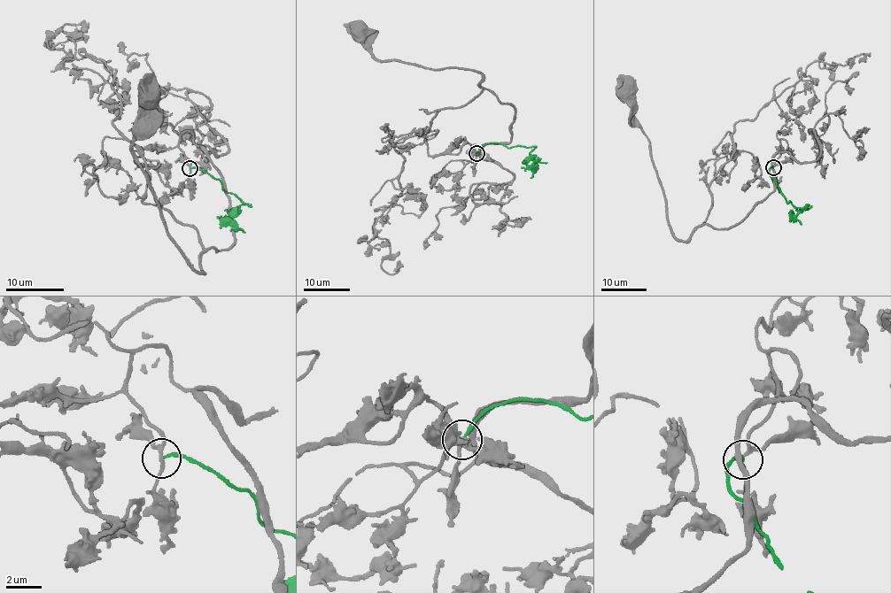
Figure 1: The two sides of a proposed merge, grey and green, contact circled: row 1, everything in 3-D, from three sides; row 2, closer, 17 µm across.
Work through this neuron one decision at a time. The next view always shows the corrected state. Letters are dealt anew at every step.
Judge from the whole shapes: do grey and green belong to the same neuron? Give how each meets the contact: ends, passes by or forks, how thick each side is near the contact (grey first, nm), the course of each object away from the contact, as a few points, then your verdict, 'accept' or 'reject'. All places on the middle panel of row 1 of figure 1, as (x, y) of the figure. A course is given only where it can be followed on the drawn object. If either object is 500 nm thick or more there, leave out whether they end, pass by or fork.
grey forks | green ends | 170/160 nm | grey via (476, 153), (462, 160), (475, 164), (484, 144), (509, 142), (512, 104), (467, 69), (380, 60), (359, 31) | green via (476, 153), (491, 142), (509, 148), (534, 148), (530, 153), (534, 166), (532, 160), (524, 161) | reject

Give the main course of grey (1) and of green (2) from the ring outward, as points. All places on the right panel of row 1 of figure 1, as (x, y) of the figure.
1: (772, 167), (784, 140), (774, 189), (748, 215), (681, 241), (626, 92)
2: (772, 167), (770, 167), (770, 173), (780, 191), (801, 211), (789, 219)

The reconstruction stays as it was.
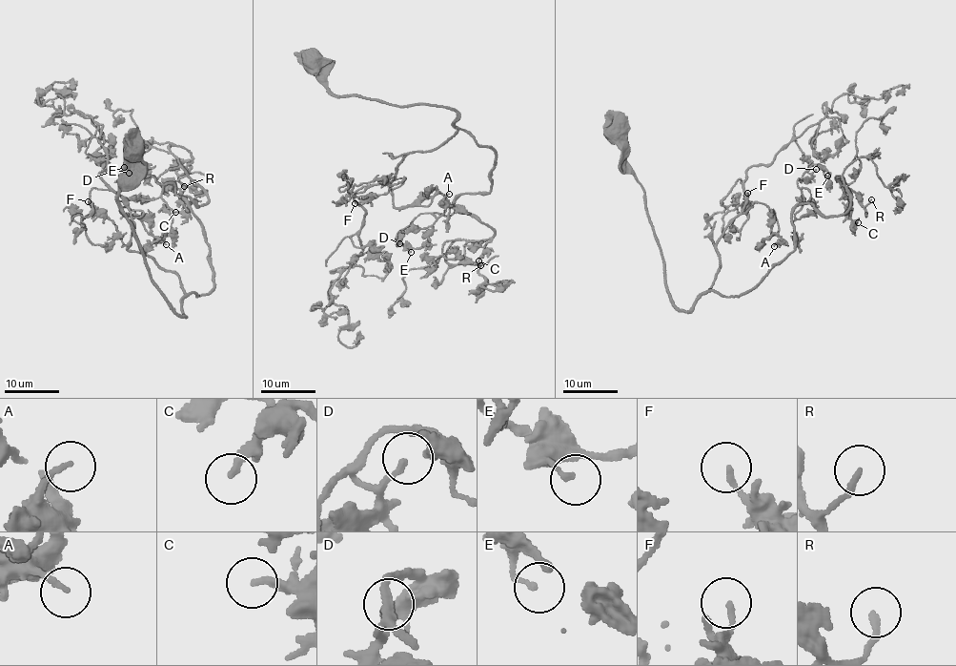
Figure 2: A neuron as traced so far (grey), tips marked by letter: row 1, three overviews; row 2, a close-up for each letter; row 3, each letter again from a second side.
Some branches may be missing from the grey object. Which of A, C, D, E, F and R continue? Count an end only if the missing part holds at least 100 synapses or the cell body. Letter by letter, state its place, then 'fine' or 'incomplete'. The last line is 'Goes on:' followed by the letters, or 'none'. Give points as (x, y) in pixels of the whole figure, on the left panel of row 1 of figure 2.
A: (166, 244) | fine
C: (175, 212) | fine
D: (124, 167) | fine
E: (129, 173) | fine
F: (88, 201) | fine
R: (184, 186) | fine
Goes on: none

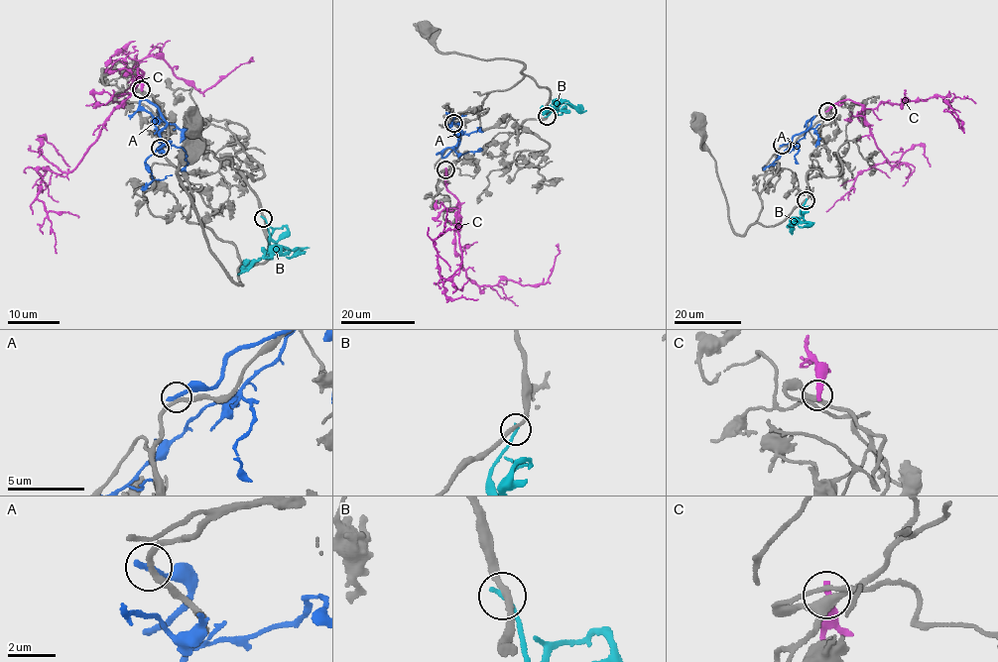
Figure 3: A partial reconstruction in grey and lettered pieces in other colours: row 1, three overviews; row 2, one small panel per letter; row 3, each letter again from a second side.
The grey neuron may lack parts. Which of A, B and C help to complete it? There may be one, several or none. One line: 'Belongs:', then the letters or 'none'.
Belongs: none

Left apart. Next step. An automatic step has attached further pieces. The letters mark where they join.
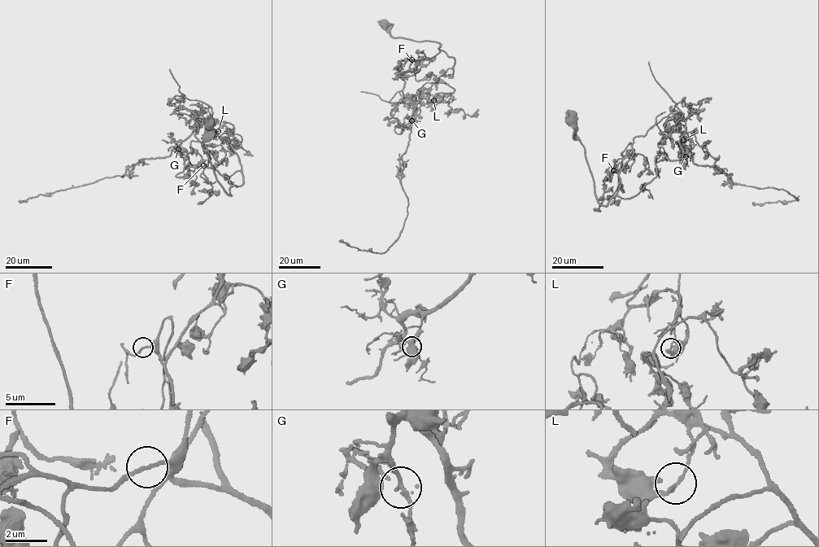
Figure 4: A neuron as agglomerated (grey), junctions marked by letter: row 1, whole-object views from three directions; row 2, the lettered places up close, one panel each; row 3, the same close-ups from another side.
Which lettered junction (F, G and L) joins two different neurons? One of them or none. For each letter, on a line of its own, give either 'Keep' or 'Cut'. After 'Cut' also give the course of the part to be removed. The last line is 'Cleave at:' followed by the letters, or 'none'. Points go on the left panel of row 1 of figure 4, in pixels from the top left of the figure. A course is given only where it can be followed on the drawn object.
F: Keep
G: Keep
L: Cut. Course of the part to remove: (219, 131), (219, 123), (207, 119), (177, 142), (171, 154), (142, 159), (123, 177), (106, 177), (19, 200)
Cleave at: L

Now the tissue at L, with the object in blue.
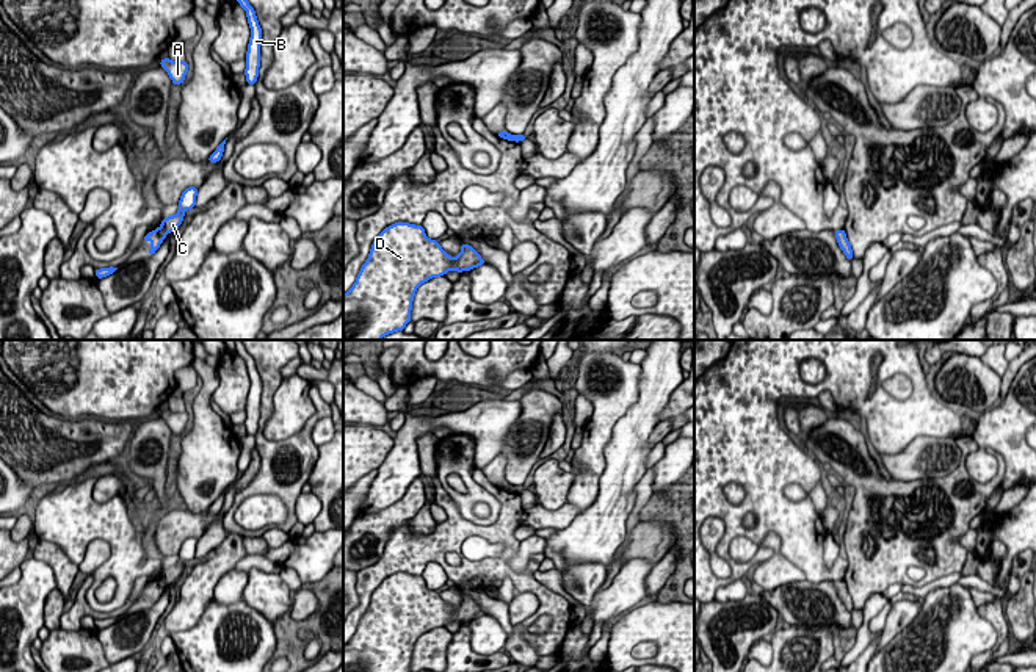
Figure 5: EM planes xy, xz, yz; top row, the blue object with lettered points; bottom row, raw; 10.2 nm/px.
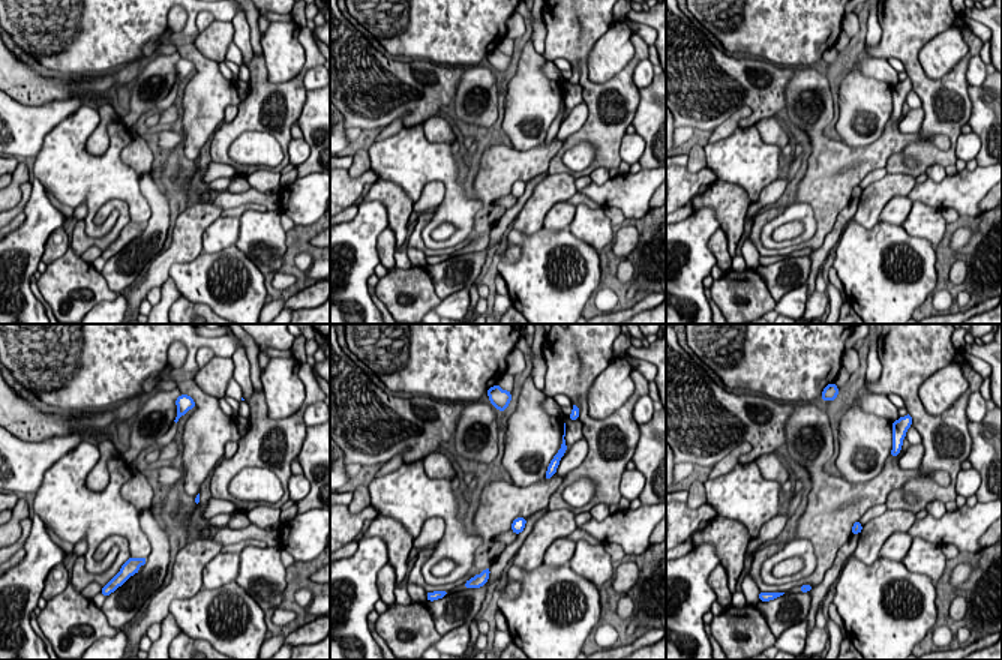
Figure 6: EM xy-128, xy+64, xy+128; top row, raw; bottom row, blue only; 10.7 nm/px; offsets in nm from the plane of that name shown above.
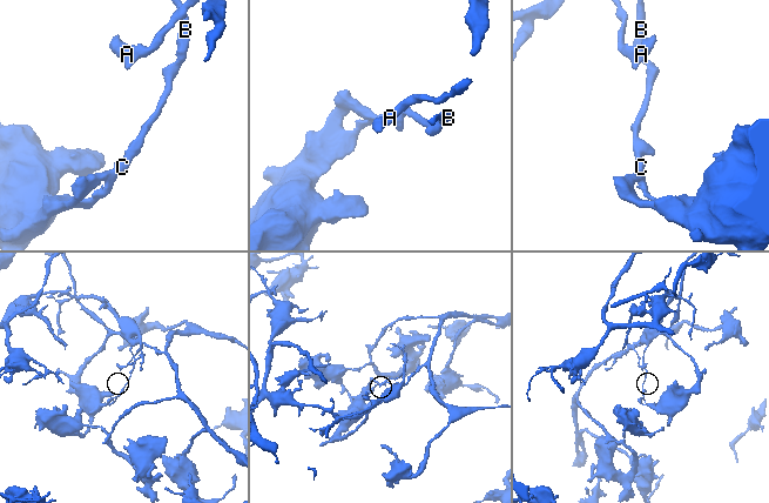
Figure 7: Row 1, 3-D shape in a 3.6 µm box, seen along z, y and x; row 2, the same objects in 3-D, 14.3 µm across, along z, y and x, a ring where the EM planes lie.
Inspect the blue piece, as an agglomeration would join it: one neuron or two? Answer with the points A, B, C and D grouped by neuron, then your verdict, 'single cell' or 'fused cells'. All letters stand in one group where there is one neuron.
groups A B C / D; fused cells

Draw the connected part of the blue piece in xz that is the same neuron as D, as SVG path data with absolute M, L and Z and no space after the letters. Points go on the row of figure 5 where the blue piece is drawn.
M395 222L371 243L356 282L343 294L343 340L381 340L411 323L417 288L450 269L462 273L486 263L469 244L450 257L426 237L423 226Z

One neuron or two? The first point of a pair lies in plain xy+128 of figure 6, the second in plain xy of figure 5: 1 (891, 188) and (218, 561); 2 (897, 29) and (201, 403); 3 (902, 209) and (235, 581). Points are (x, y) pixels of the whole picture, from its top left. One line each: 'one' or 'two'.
1: one
2: two
3: one

